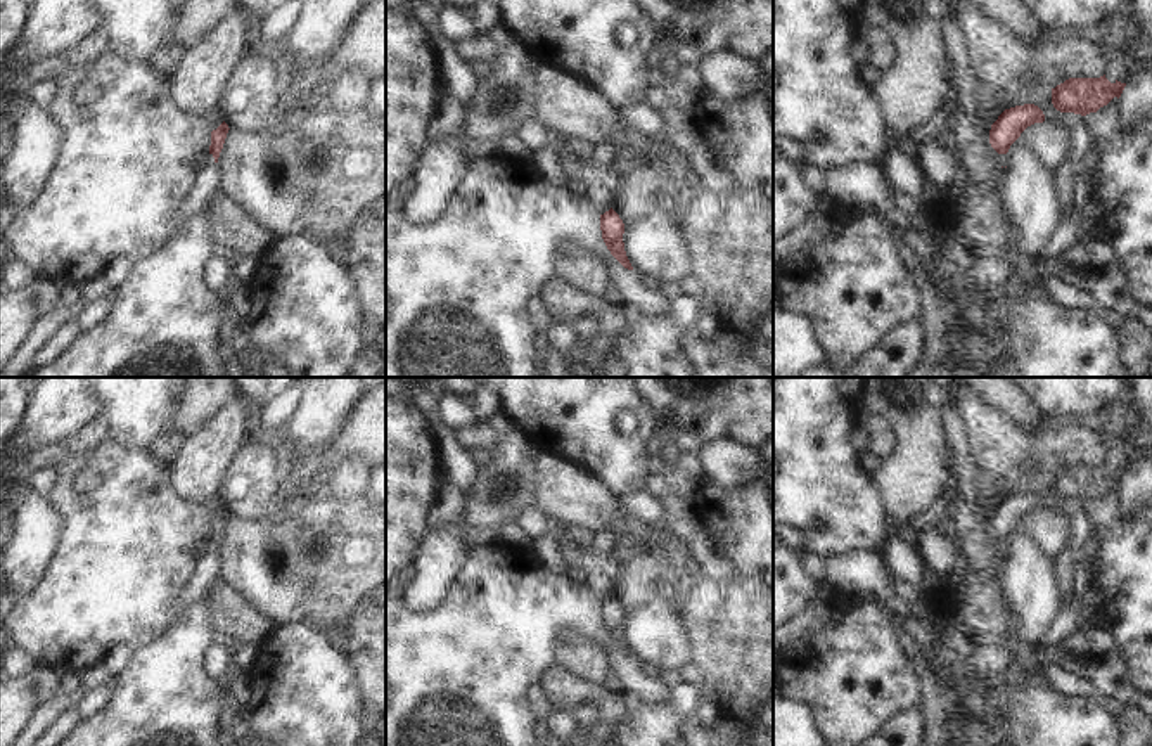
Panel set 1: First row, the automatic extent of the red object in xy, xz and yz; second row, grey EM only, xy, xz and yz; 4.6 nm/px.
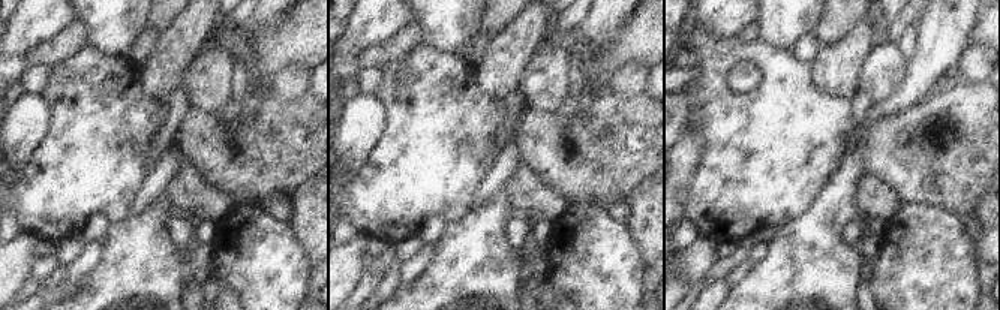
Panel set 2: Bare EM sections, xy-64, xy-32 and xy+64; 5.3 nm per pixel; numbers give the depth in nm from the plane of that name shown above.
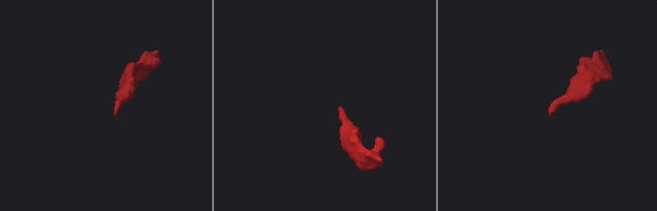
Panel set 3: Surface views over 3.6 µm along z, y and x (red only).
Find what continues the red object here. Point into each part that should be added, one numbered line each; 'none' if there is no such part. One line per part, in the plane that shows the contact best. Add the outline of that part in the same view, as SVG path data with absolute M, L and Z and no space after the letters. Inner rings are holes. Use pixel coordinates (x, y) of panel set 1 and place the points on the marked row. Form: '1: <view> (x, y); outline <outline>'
1: xy (206, 187); outline M208 154L204 164L195 173L195 183L187 199L180 206L178 220L173 232L190 222L194 216L202 215L220 194L220 170L213 154Z

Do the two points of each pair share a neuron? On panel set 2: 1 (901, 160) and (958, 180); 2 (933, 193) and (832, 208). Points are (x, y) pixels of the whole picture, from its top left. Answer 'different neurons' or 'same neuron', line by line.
1: same neuron
2: different neurons

